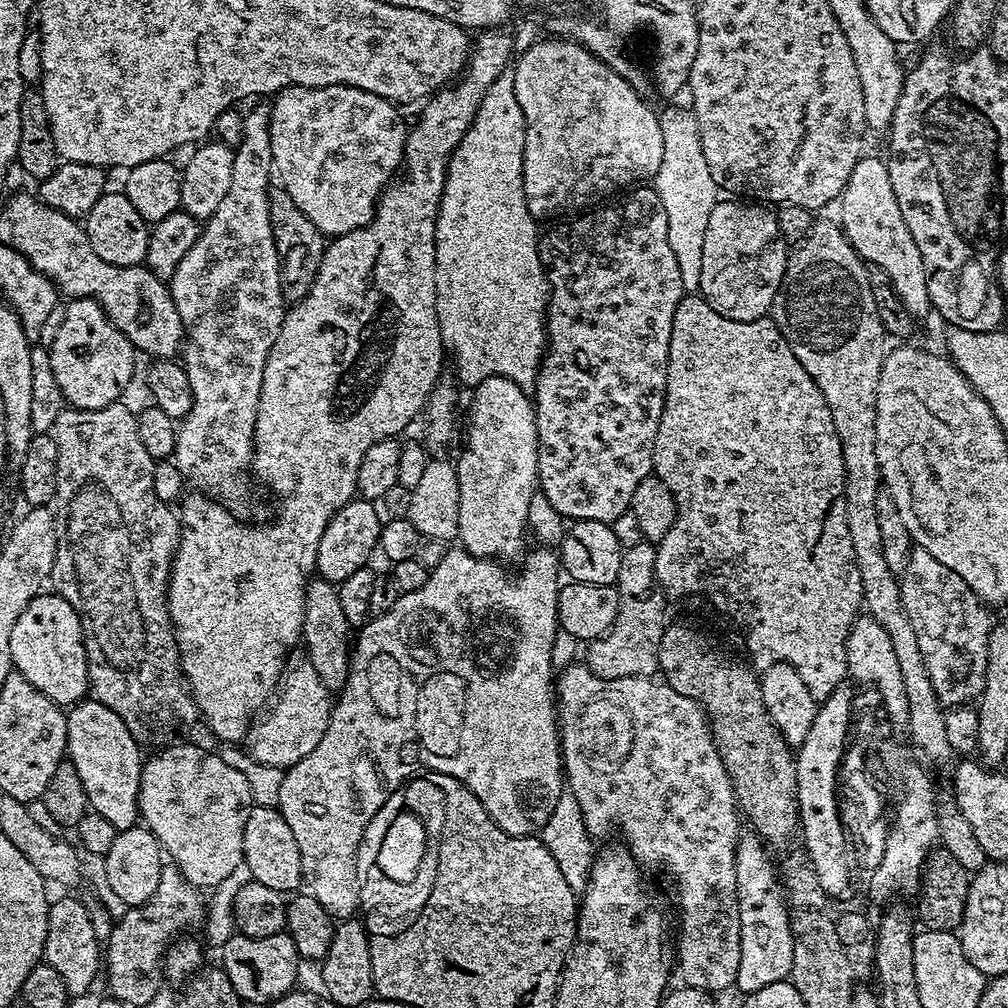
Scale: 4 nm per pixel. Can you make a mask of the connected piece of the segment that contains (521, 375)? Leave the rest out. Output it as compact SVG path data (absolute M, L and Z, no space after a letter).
M511 75L498 77L486 90L480 108L462 142L448 157L448 173L440 199L440 213L436 216L436 313L440 319L440 336L444 339L445 349L450 353L450 360L456 363L455 379L461 385L475 386L491 376L510 378L519 388L528 390L535 385L536 373L540 370L540 361L546 351L546 305L548 302L548 285L544 275L544 267L540 265L540 246L537 221L530 214L528 202L524 197L524 139L526 127L522 106L518 106L518 94L514 94L514 82Z

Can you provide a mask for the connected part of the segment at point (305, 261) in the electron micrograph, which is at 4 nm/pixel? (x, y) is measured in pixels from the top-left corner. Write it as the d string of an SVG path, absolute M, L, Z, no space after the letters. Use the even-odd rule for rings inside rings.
M272 186L268 189L268 209L270 210L270 230L274 234L274 246L278 250L278 282L282 290L282 298L285 305L297 304L301 298L314 286L314 278L318 274L318 266L324 257L326 238L298 210L294 198L286 194L286 190L279 186Z

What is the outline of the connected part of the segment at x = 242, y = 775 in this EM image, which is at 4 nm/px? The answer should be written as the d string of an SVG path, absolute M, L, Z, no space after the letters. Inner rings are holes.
M172 742L153 751L153 756L143 761L138 790L138 816L143 827L149 828L158 838L161 849L176 871L181 872L195 888L213 890L244 862L242 833L246 830L246 817L254 806L250 785L246 771L236 769L222 757L196 744L178 743Z

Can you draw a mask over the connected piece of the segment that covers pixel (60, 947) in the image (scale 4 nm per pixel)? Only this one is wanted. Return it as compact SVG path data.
M64 896L61 900L53 899L48 909L48 929L44 943L43 963L49 964L58 972L62 982L66 984L69 997L84 996L92 988L92 983L102 972L102 942L94 934L94 922L89 905L75 900L72 896Z

